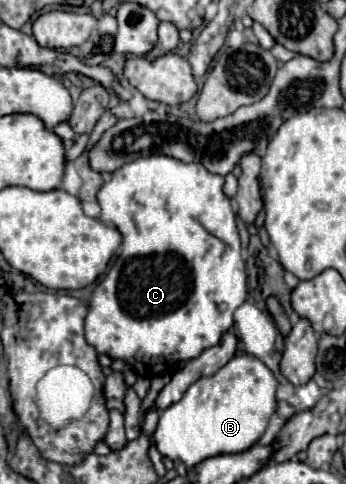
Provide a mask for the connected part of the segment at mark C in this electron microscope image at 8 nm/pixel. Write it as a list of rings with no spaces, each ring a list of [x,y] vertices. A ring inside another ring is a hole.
[[[150,155],[134,159],[112,173],[112,179],[98,191],[102,207],[100,221],[114,225],[122,233],[122,251],[110,271],[92,291],[86,315],[86,341],[98,355],[134,363],[142,377],[154,377],[166,371],[168,363],[190,361],[204,349],[220,343],[222,333],[234,325],[234,311],[246,301],[246,263],[240,253],[240,239],[230,229],[226,241],[214,237],[196,219],[202,215],[208,199],[222,197],[224,177],[212,175],[202,163],[184,163],[168,155]]]

